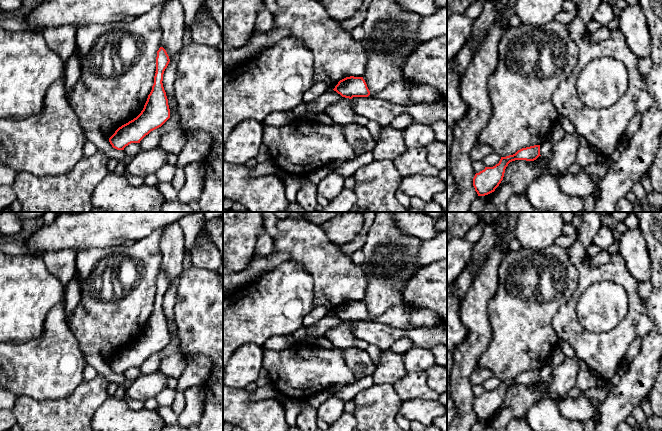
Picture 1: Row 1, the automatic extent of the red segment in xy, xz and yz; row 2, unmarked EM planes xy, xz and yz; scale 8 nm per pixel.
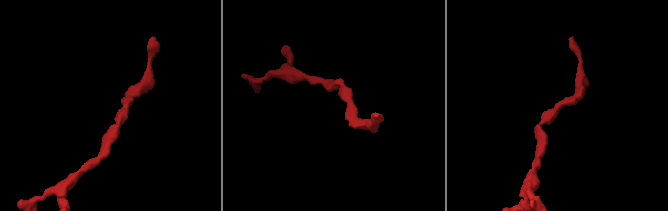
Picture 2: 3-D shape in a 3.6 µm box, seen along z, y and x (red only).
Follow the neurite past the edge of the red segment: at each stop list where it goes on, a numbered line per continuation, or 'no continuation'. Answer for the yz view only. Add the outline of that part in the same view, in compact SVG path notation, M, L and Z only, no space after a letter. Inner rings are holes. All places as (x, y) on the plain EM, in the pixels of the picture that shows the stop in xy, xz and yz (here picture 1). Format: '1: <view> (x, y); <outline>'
no continuation

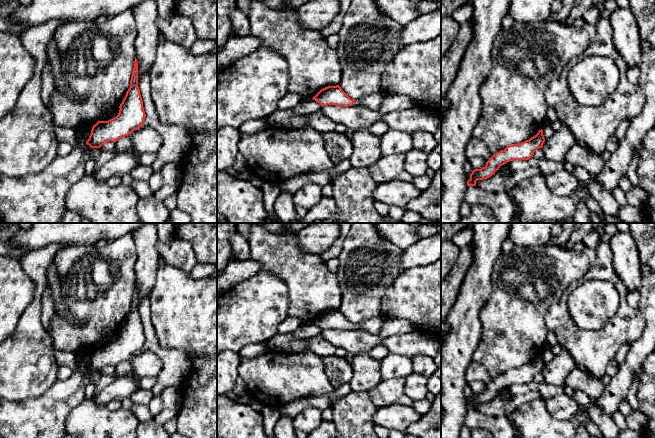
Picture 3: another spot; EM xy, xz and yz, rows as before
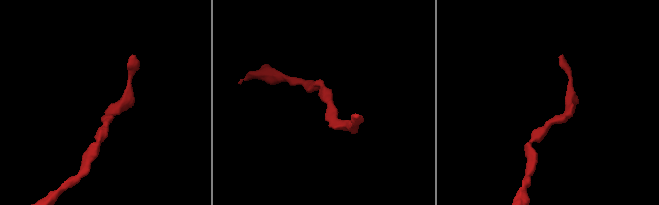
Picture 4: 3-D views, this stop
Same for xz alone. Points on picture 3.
1: xz (373, 325); M381 314L379 316L355 324L352 330L362 330L371 334L379 335L385 320L386 318Z

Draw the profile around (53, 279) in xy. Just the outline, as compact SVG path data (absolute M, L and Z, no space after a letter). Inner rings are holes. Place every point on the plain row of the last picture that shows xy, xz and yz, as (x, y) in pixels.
M51 263L47 272L48 286L50 287L50 294L53 297L56 313L64 320L74 324L75 326L81 326L83 321L77 319L64 304L61 294L60 278L54 263Z

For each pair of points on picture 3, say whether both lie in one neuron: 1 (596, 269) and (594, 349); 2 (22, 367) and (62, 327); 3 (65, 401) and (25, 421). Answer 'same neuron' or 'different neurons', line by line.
1: same neuron
2: different neurons
3: same neuron

